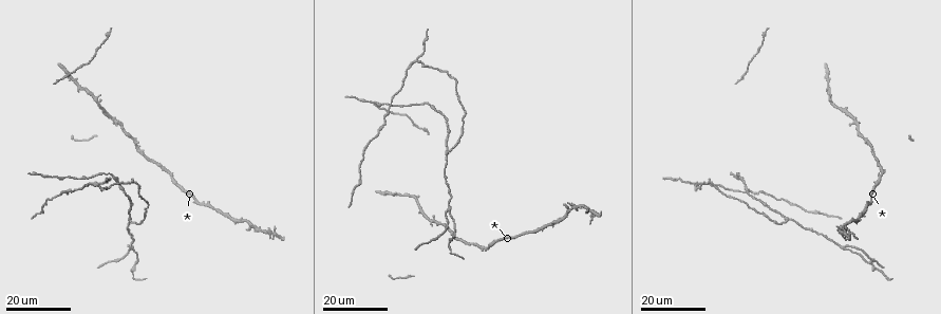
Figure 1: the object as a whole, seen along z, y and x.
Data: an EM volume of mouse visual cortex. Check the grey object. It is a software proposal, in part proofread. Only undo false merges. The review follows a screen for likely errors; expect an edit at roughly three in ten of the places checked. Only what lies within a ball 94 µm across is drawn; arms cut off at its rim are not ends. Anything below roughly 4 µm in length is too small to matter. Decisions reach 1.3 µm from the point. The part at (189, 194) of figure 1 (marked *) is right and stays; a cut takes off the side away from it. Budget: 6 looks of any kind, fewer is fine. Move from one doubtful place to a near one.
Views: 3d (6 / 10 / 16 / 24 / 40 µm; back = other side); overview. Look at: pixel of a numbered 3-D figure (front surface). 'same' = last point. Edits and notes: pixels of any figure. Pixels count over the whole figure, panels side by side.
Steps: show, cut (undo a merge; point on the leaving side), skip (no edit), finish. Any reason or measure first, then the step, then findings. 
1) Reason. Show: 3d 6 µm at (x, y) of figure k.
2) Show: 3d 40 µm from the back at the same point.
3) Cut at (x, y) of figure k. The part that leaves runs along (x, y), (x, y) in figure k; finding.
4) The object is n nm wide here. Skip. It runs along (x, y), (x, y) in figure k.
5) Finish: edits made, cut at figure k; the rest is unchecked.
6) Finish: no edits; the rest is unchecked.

Narrows sharply. Show: 3d 16 µm at (449, 187) of figure 1.

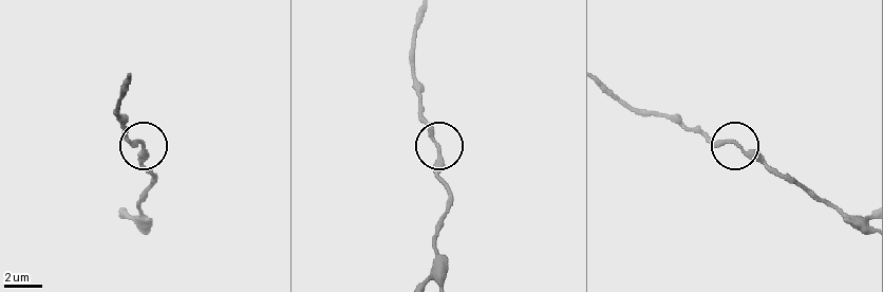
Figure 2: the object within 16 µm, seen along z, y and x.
Closer look. Show: 3d 10 µm at (141, 142) of figure 2.

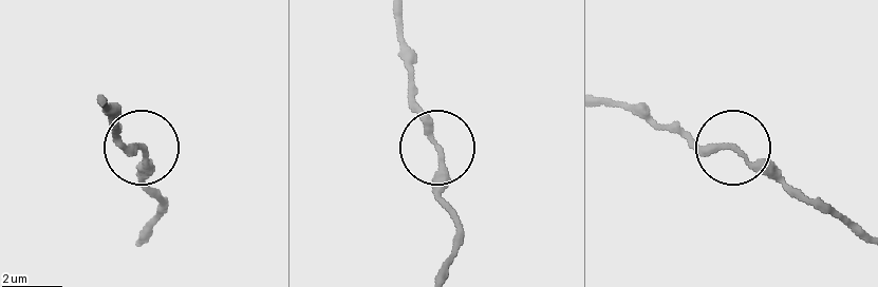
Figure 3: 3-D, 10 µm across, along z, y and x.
Skip. All the same cell.

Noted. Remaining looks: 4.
Three-way junction. Show: 3d 16 µm at (845, 247) of figure 1.

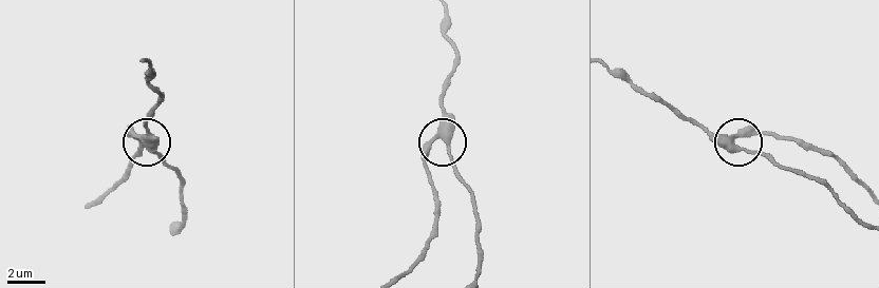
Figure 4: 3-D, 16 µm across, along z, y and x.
Show: 3d 10 µm at (438, 134) of figure 4.

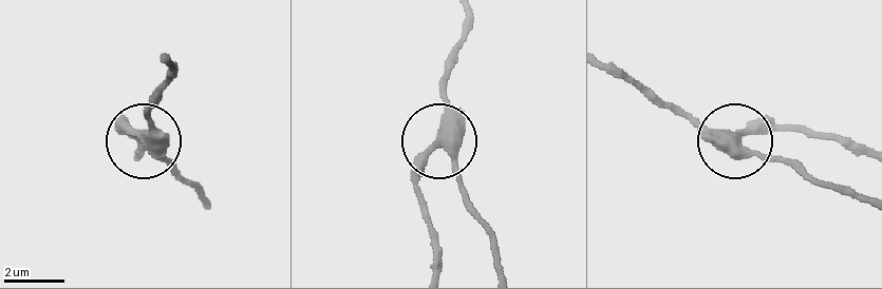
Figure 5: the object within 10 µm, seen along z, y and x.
The side arm is 21 µm long; 3 arms meet here. Skip. All the same cell.

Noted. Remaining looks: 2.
Show: 3d 16 µm at (784, 218) of figure 1.

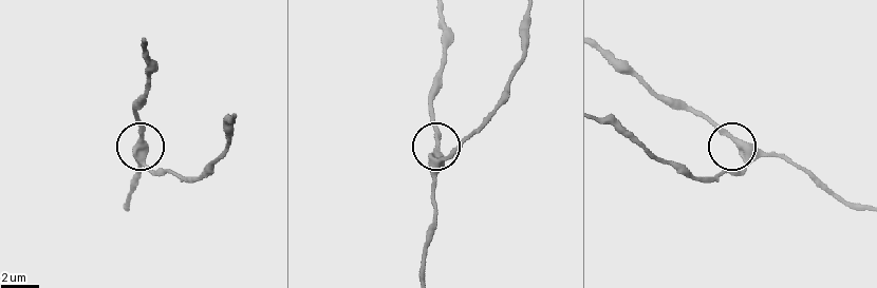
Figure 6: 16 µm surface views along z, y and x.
Show: 3d 6 µm at (435, 159) of figure 6.

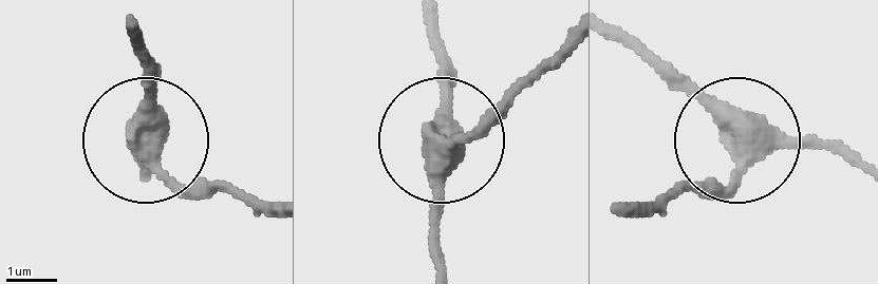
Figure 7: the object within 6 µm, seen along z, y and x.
Skip. It runs along (440, 259), (440, 36) in figure 7; continuous, no second cell.

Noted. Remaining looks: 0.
Finish: no edits; the rest is unchecked.

